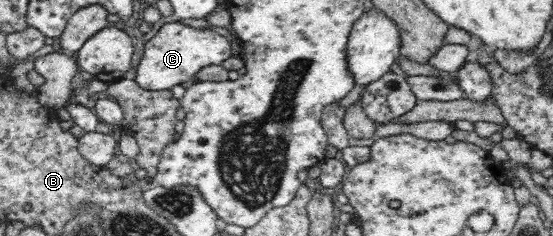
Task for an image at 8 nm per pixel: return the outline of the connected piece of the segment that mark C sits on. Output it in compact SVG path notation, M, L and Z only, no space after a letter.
M165 20L146 37L144 55L135 81L149 91L171 90L193 79L204 67L222 66L223 61L229 58L232 58L230 39L213 28L192 27L179 21Z

